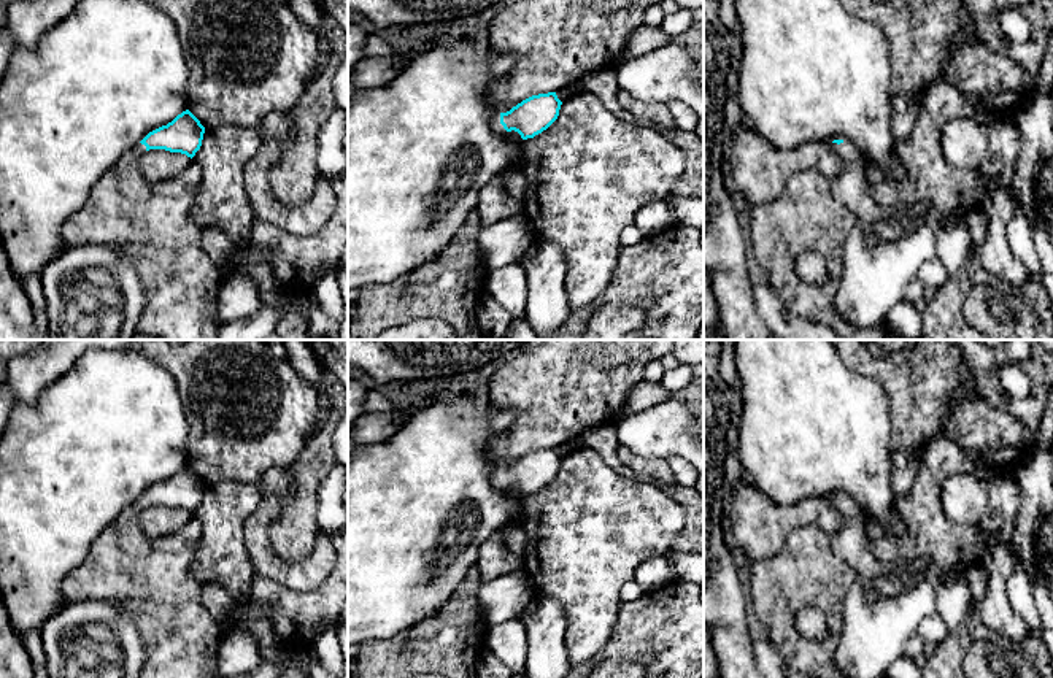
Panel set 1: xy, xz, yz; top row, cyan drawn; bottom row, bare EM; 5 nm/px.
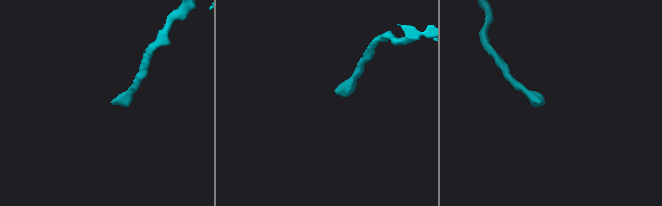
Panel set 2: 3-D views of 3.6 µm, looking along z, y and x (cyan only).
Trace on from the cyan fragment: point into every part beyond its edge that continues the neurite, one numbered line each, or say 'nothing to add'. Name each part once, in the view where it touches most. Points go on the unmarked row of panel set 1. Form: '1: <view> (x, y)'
1: xz (497, 483)

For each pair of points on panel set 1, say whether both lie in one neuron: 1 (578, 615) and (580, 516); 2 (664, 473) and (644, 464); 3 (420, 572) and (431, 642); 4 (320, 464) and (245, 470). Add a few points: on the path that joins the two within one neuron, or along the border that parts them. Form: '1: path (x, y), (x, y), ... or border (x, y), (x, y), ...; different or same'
1: path (580, 591), (580, 540); same
2: path (659, 470), (648, 466); same
3: border (453, 591), (431, 615), (404, 627), (394, 637); different
4: border (310, 437), (305, 448), (286, 467); different

